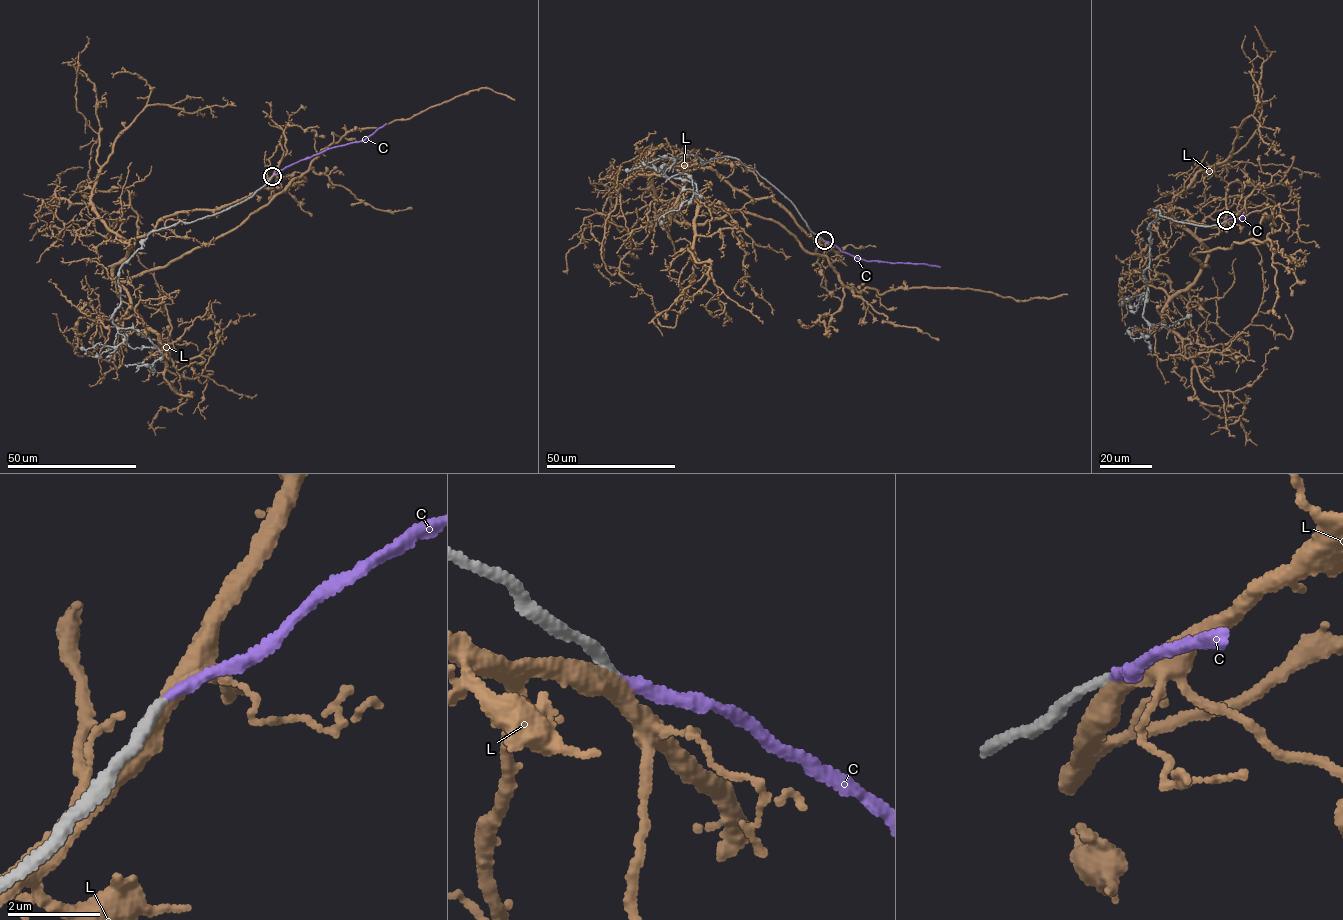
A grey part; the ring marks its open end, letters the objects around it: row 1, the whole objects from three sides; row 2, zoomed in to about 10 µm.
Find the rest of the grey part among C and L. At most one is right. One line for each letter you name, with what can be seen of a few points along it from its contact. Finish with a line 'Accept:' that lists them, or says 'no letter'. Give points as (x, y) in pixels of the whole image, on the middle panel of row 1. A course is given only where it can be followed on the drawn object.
C: Its course: (823, 240), (868, 261), (940, 266)
Accept: C

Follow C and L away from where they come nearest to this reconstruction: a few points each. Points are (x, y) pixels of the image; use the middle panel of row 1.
C: (823, 240), (868, 261), (940, 266)
L: (823, 240), (706, 167), (655, 217), (774, 221), (859, 291), (1067, 294)

